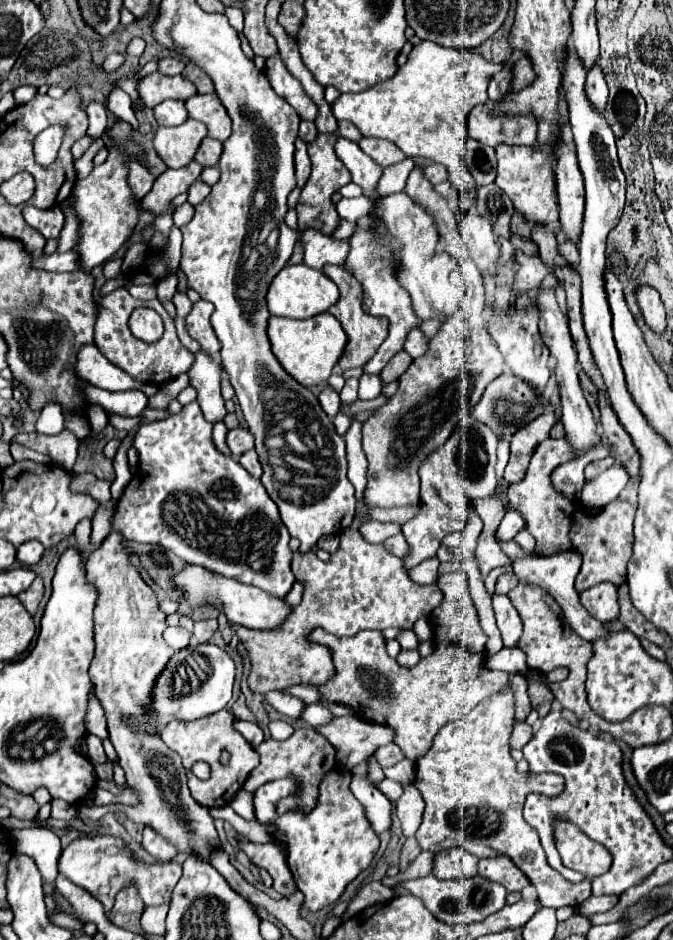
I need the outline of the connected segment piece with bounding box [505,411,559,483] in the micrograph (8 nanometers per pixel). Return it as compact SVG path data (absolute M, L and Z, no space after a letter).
M555 411L543 413L541 417L533 419L529 425L521 427L513 437L511 437L511 457L505 467L505 479L509 483L521 481L525 477L525 469L529 465L529 459L537 445L549 437L551 427L559 421Z

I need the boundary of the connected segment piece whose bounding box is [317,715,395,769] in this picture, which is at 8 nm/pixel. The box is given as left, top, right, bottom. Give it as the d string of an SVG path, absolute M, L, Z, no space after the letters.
M335 717L329 725L317 727L337 749L337 761L343 769L353 769L379 747L393 743L395 731L385 725L361 721L357 717Z

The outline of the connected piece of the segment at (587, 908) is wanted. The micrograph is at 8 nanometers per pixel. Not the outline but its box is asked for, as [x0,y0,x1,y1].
[581,895,617,915]

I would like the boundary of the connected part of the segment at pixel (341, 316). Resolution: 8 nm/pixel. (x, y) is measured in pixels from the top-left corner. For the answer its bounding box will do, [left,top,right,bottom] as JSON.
[323,265,389,371]

